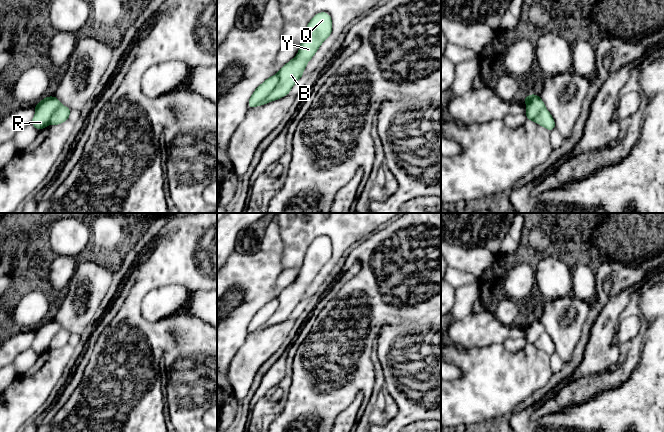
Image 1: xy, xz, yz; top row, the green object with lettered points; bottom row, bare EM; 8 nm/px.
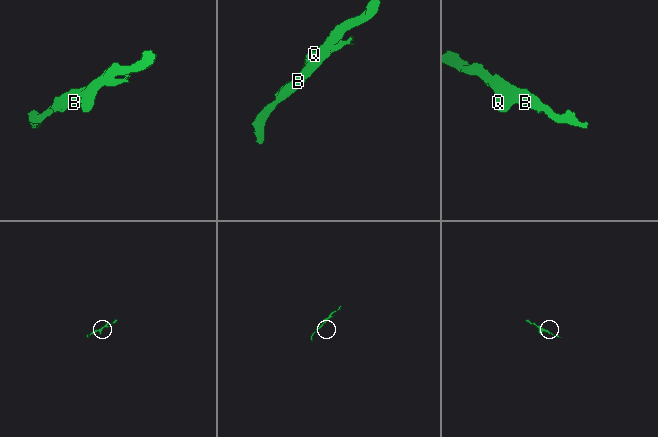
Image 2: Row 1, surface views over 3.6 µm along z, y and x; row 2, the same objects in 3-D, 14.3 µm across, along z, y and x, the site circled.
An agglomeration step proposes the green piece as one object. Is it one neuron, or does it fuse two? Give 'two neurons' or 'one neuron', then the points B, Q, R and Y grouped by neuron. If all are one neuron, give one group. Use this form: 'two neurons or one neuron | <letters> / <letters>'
two neurons | B Q Y / R

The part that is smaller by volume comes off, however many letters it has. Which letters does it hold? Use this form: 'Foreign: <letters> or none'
Foreign: R

